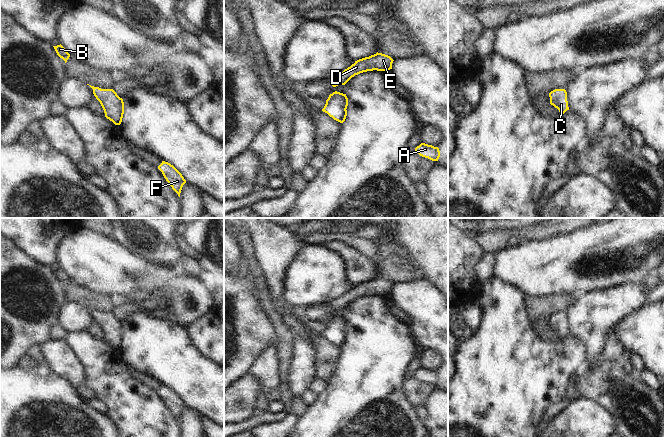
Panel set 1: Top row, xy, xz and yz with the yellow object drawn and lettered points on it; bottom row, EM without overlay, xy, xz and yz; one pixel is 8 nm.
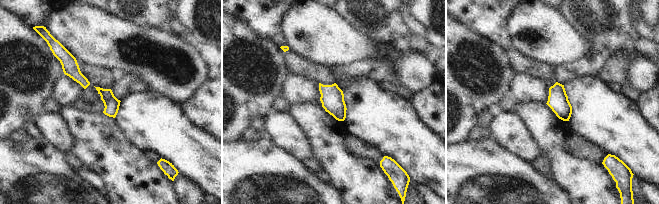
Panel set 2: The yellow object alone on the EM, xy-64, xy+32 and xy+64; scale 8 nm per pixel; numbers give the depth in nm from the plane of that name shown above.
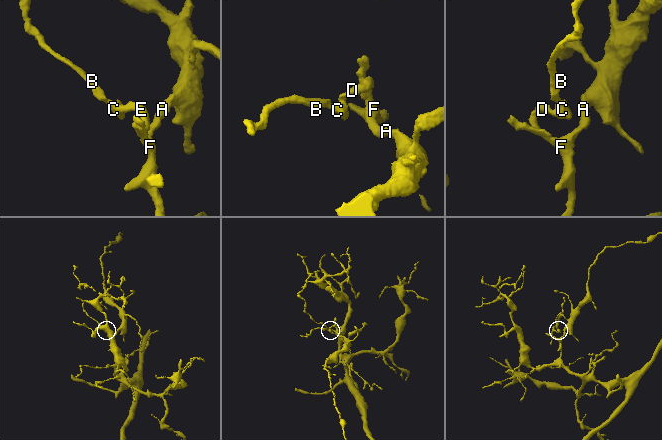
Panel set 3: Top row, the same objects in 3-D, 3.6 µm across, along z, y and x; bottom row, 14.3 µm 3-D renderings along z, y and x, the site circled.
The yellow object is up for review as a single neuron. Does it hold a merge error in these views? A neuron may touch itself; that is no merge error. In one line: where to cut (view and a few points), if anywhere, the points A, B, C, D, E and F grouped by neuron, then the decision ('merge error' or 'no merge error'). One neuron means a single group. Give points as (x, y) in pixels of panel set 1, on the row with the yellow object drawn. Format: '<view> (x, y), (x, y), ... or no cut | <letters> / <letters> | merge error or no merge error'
no cut | A B C D E F | no merge error

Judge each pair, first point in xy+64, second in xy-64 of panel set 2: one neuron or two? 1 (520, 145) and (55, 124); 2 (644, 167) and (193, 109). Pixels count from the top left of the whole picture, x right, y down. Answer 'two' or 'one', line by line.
1: one
2: two

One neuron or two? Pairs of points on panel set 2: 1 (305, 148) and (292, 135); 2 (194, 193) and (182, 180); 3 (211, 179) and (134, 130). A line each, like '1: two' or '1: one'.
1: one
2: one
3: one

